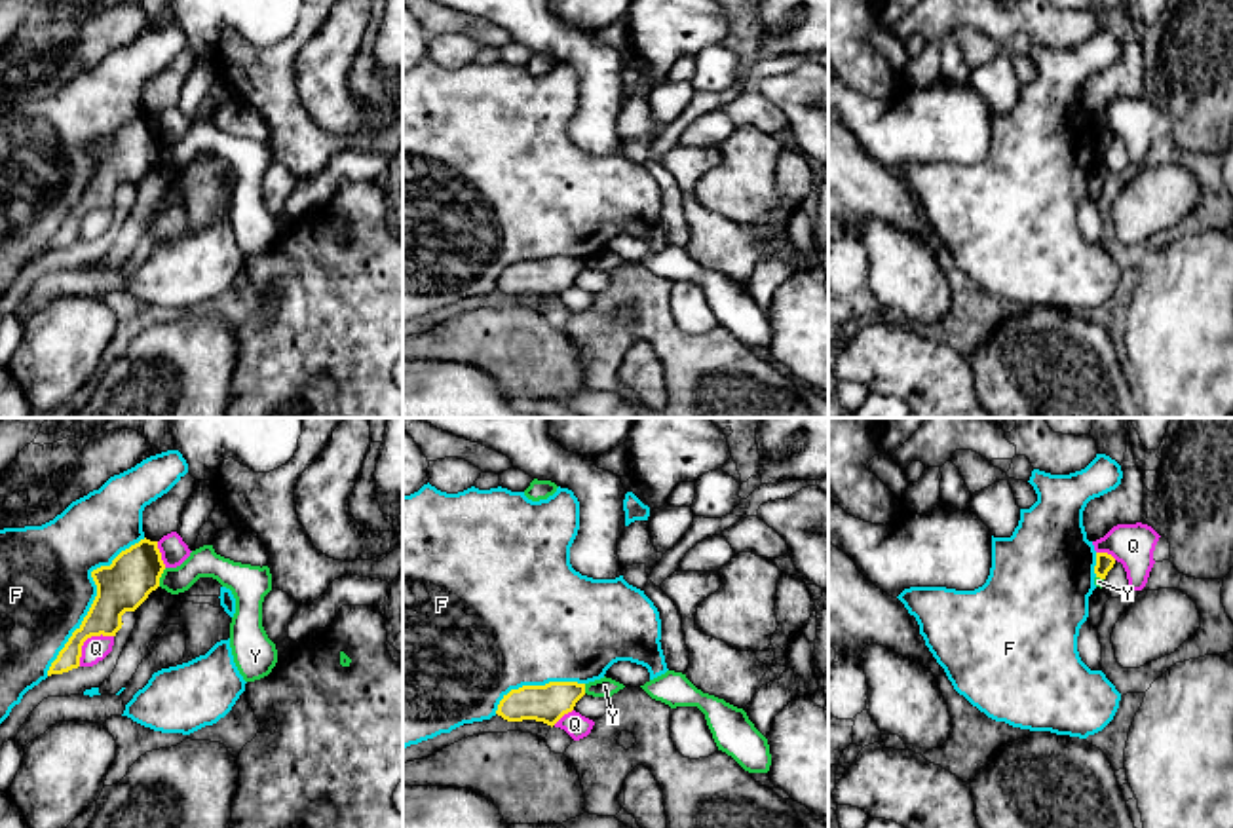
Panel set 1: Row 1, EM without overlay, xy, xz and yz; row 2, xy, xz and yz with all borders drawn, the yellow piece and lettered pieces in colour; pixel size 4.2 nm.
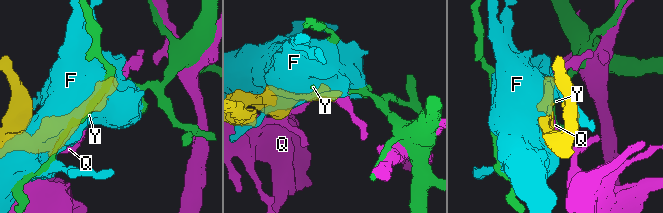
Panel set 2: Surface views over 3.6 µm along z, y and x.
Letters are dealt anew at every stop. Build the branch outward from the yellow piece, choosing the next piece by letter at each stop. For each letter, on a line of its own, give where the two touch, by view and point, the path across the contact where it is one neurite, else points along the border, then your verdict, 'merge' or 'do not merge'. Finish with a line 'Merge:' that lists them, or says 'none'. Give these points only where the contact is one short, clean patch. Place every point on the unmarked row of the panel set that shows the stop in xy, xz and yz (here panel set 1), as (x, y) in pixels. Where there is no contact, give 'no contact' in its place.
F: xy (95, 171) | do not merge
Q: xy (86, 213) | do not merge
Y: xy (160, 150) | along xy (166, 143), (158, 160) | do not merge
Merge: none

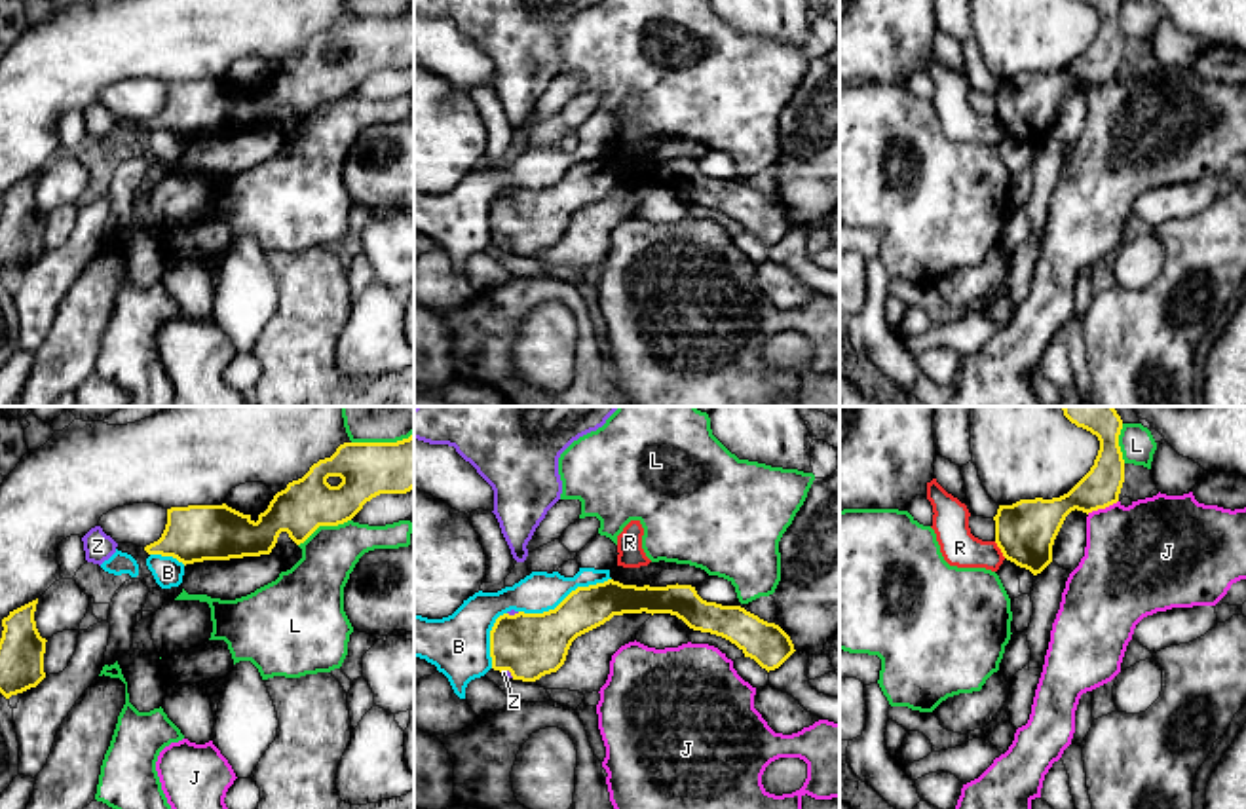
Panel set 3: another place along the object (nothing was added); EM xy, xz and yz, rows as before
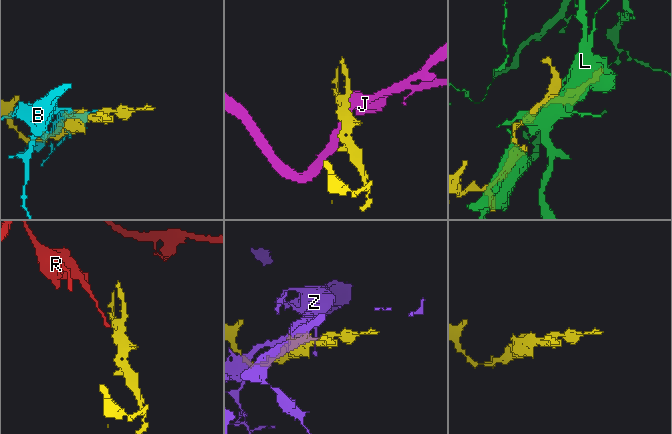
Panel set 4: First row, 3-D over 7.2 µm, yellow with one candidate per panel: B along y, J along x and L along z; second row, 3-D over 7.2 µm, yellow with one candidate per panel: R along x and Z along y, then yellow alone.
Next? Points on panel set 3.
B: xz (566, 171) | do not merge
J: yz (1102, 82) | along yz (1117, 75), (1087, 88) | do not merge
L: xy (382, 18) | do not merge
R: yz (1000, 122) | along yz (994, 116), (1005, 131) | do not merge
Z: xz (508, 244) | along xz (500, 245), (508, 245), (513, 251) | do not merge
Merge: none

